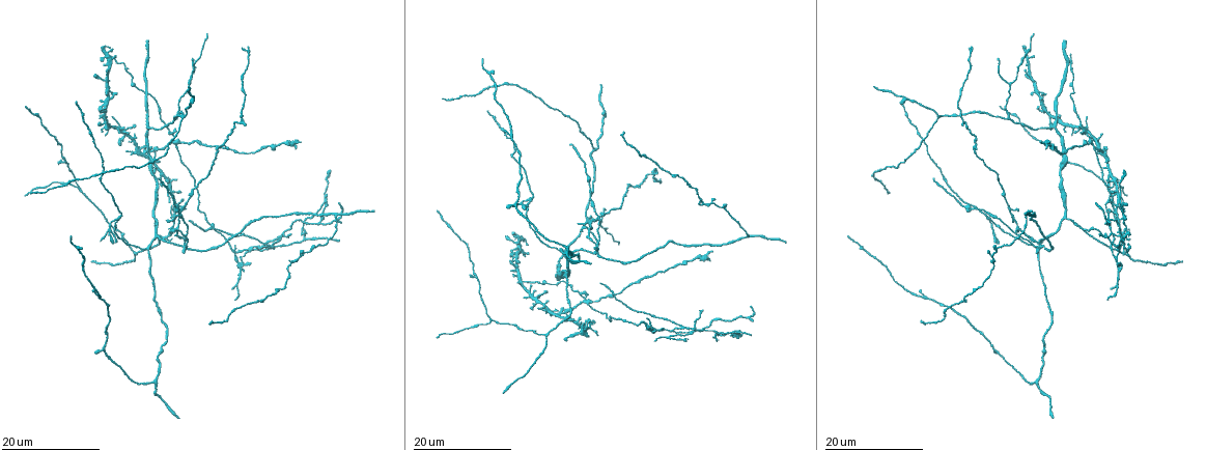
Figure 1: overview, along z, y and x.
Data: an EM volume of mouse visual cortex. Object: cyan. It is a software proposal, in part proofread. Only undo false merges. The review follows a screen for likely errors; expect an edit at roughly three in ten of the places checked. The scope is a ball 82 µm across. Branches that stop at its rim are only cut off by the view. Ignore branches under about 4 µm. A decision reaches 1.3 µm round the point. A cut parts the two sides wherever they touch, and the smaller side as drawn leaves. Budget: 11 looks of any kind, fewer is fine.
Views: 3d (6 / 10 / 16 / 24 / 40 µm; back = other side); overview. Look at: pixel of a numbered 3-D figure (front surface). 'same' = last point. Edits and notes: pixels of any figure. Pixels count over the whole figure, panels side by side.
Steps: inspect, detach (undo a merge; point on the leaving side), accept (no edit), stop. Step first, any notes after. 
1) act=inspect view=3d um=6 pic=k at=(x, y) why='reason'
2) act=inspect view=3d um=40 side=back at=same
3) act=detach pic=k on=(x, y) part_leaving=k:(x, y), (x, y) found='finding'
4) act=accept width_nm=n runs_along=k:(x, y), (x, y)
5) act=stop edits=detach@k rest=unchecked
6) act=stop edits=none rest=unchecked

act=inspect view=3d um=24 pic=1 at=(1042, 246) why='four or more arms meet'

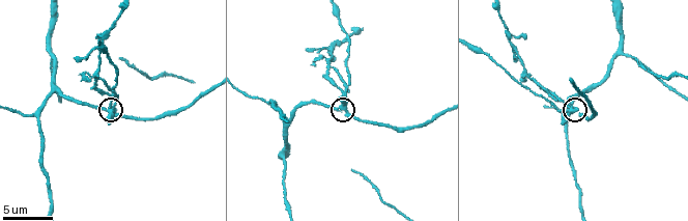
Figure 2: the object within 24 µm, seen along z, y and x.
act=inspect view=3d um=10 pic=2 at=(346, 107) why='closer look'

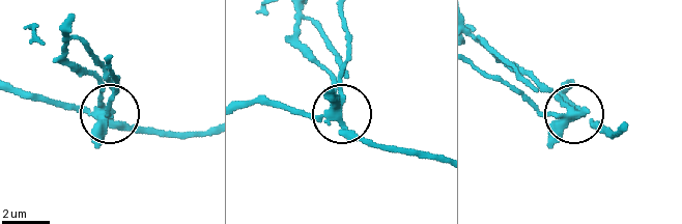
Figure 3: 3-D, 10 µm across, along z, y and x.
act=detach pic=3 on=(110, 115) part_leaving=3:(572, 109), (509, 68), (480, 39) found='two cells meet here'

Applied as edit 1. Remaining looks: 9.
act=inspect view=3d um=24 pic=1 at=(146, 127) why='branch point'

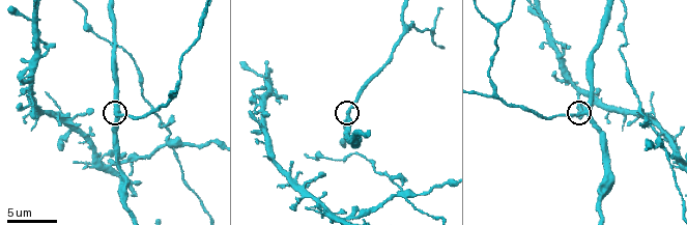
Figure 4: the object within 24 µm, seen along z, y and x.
act=inspect view=3d um=6 pic=4 at=(349, 120)

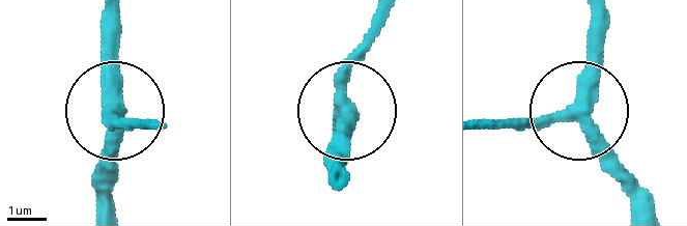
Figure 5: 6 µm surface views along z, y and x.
act=accept runs_along=5:(645, 202), (624, 163), (575, 116), (498, 122) found='continuous, no second cell'

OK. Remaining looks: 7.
act=inspect view=3d um=16 pic=1 at=(80, 186) why='three arms meet'

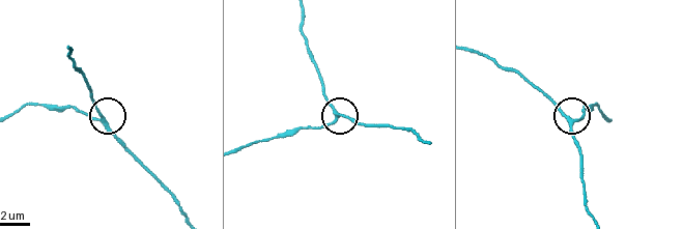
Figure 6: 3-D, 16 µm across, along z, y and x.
act=inspect view=3d um=10 pic=6 at=(573, 122)

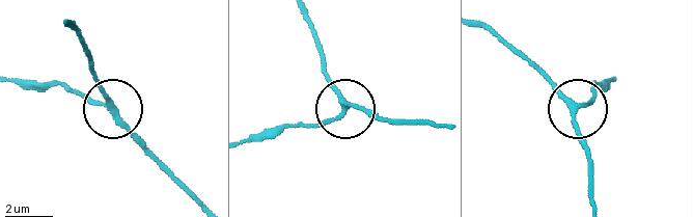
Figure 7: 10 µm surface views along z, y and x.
act=accept width_nm=200 runs_along=7:(593, 204), (578, 114), (596, 90) found='all the same cell'

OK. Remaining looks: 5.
act=inspect view=3d um=6 pic=4 at=(351, 211) why='three arms meet'

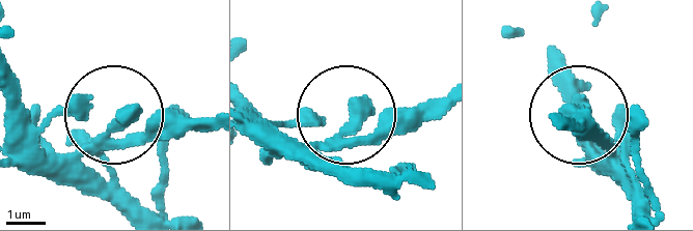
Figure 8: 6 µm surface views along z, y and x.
act=inspect view=3d um=6 side=back pic=8 at=(122, 119)

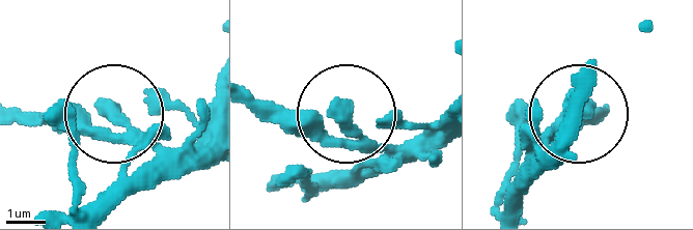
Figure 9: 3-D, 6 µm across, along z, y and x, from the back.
act=detach pic=9 on=(84, 123) width_nm=280 part_leaving=9:(128, 136), (22, 122) found='two cells meet here'

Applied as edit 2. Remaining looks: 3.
act=inspect view=3d um=24 pic=1 at=(337, 216) why='a fork'

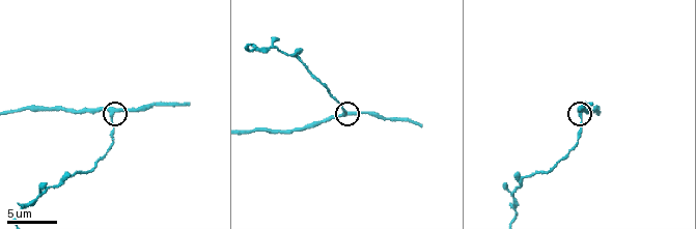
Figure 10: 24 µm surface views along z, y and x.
act=inspect view=3d um=6 pic=10 at=(110, 115)

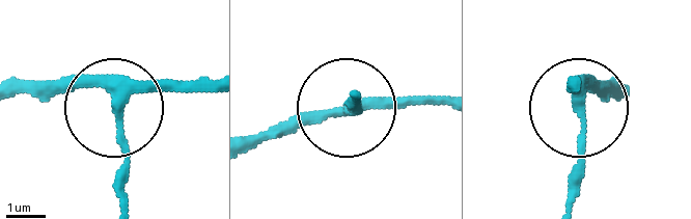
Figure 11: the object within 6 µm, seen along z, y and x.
act=inspect view=3d um=6 side=back pic=11 at=(581, 108)

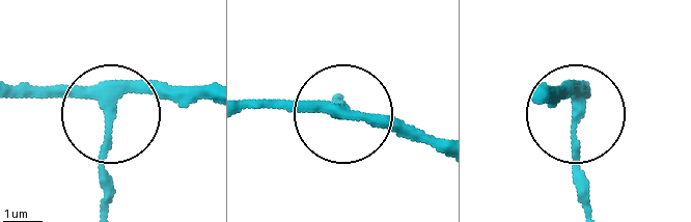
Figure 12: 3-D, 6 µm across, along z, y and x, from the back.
act=accept width_nm=250 found='all the same cell'

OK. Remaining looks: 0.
act=stop edits=detach@3,detach@9 rest=unchecked

